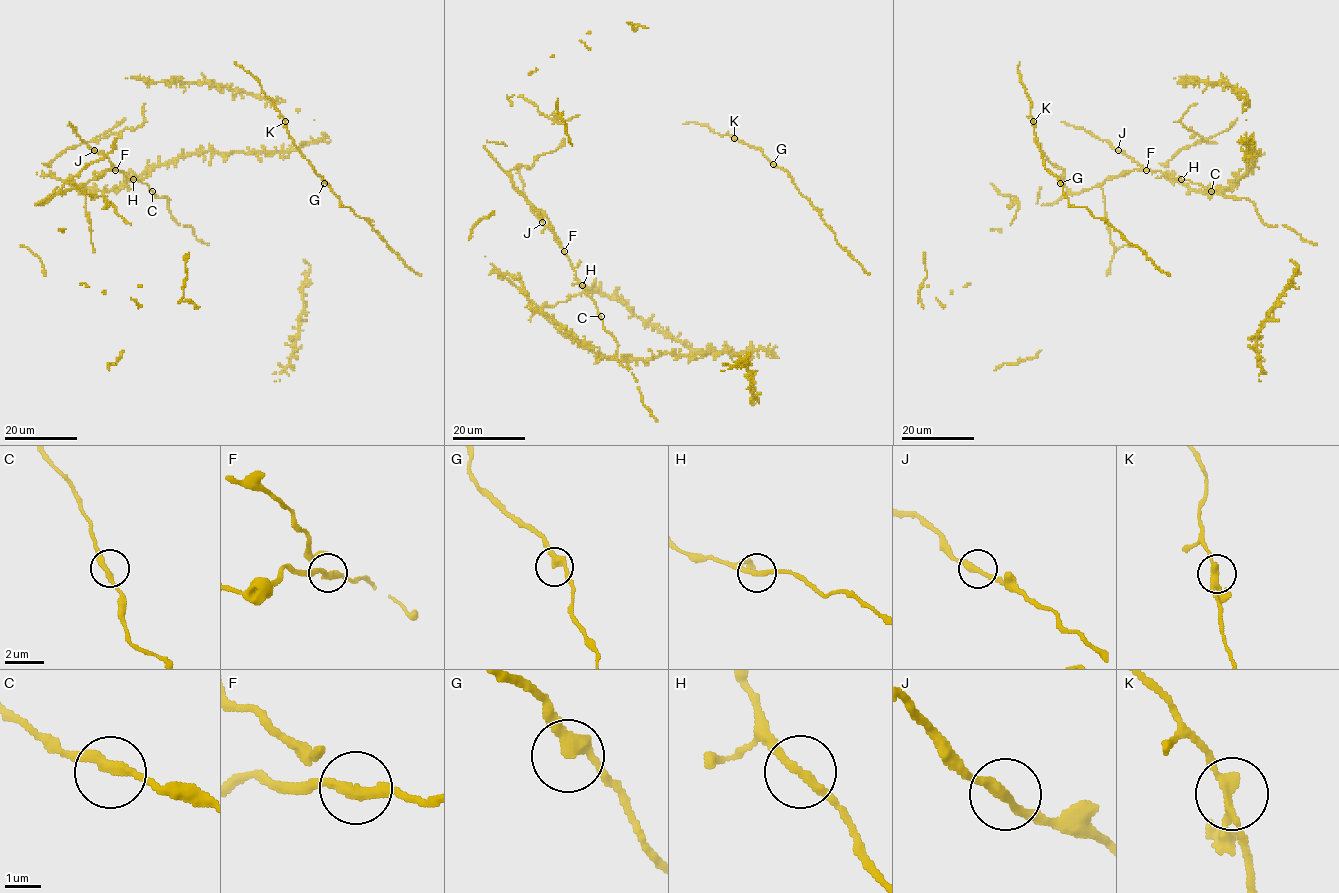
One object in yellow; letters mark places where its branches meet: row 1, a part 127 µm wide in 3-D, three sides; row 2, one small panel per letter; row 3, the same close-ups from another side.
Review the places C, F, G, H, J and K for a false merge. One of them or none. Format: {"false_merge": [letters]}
{"false_merge": ["F"]}

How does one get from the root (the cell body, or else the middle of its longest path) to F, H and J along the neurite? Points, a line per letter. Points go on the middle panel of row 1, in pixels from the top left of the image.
F: (546, 217), (563, 251)
H: (546, 217), (555, 240), (581, 286)
J: (546, 217), (560, 246), (555, 233), (542, 222)

